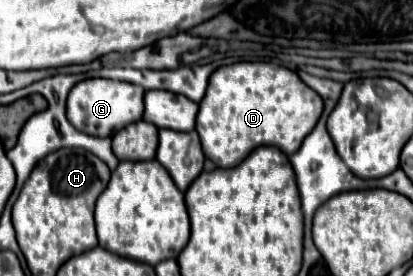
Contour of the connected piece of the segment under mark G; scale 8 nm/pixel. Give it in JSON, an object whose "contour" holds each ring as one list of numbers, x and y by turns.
{"contour":[[106,78,82,80,68,94,68,120,80,132,92,136,112,136,126,124,132,124,138,118,142,118,142,96,144,90,130,82,118,82]]}

